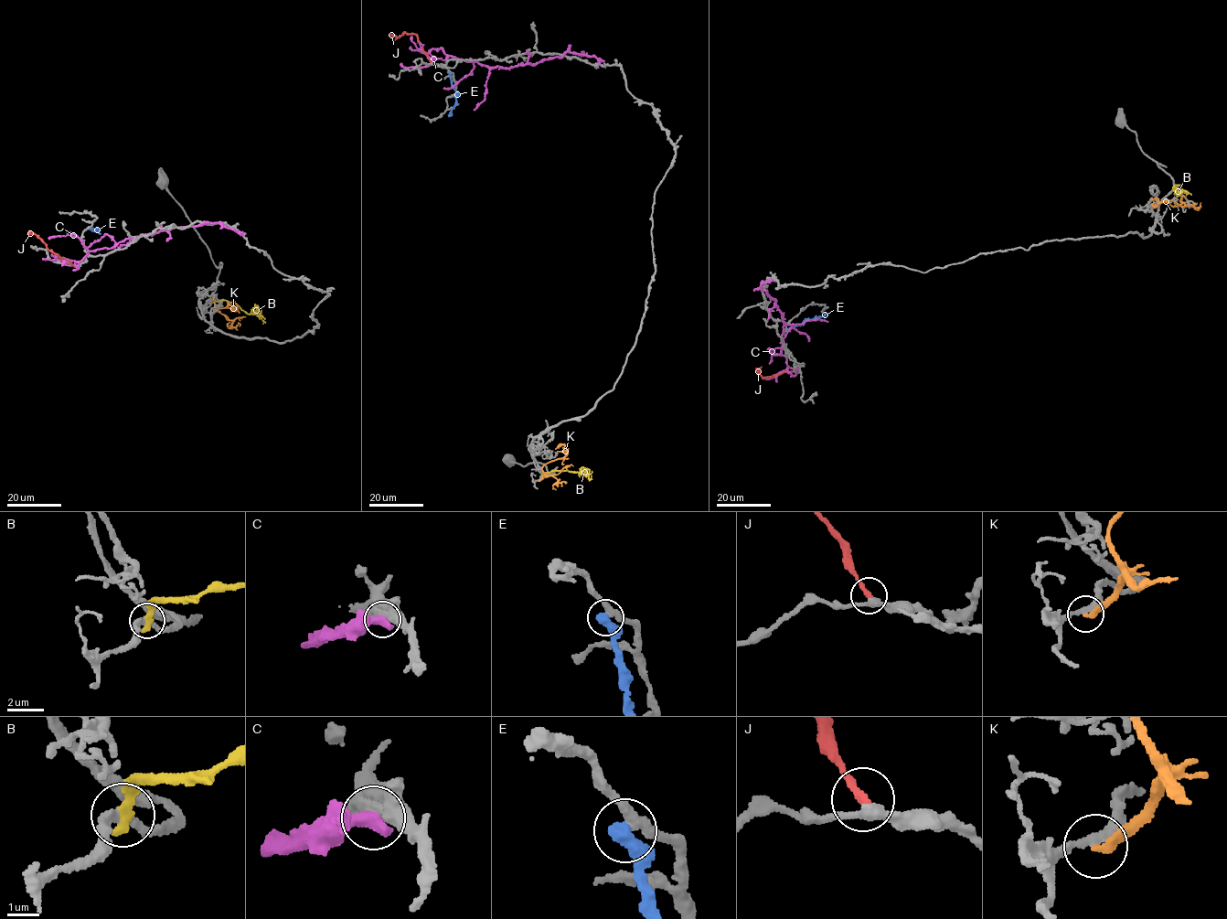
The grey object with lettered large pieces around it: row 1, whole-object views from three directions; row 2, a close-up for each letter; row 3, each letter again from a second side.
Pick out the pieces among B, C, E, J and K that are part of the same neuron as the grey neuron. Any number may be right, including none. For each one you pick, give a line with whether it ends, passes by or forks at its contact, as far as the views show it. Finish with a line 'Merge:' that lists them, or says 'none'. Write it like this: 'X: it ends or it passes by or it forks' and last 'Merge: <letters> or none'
J: it ends
Merge: J

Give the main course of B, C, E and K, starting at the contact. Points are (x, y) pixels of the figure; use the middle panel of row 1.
B: (542, 475), (542, 473), (568, 470), (581, 473), (589, 479), (592, 475)
C: (600, 64), (594, 57), (566, 52), (536, 63), (501, 68), (449, 56), (419, 69), (404, 67), (400, 63)
E: (448, 72), (456, 93), (456, 103), (449, 116)
K: (538, 480), (543, 476), (542, 468), (566, 453), (561, 443), (555, 449)

